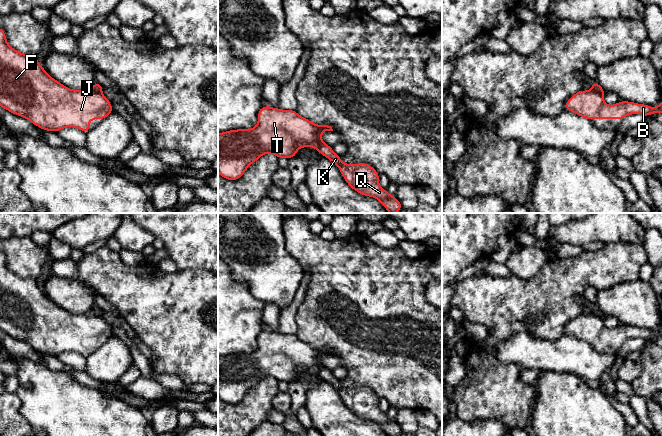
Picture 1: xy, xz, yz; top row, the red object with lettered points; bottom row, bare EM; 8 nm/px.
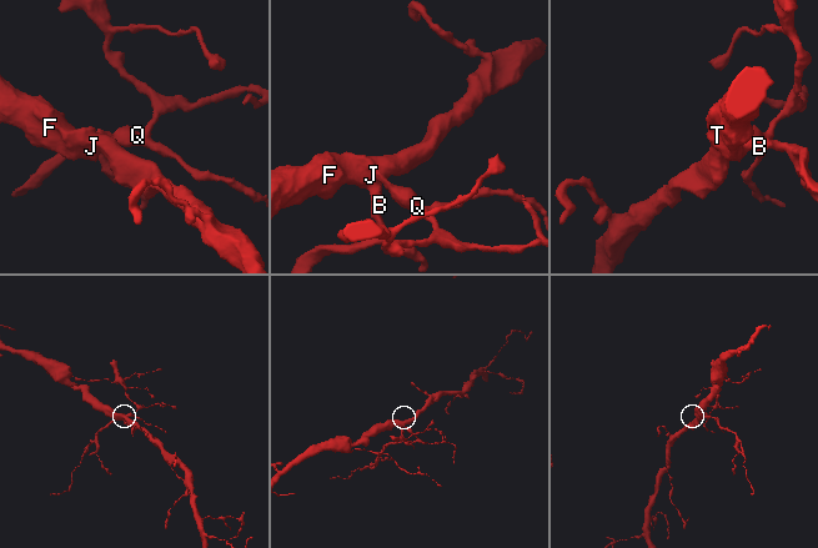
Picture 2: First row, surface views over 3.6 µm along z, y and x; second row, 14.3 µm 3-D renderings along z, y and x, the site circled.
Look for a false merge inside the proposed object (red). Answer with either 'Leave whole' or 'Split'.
Split

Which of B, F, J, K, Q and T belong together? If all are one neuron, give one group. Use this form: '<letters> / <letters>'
B F J T / K Q

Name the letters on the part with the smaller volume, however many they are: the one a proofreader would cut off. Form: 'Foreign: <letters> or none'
Foreign: K, Q

